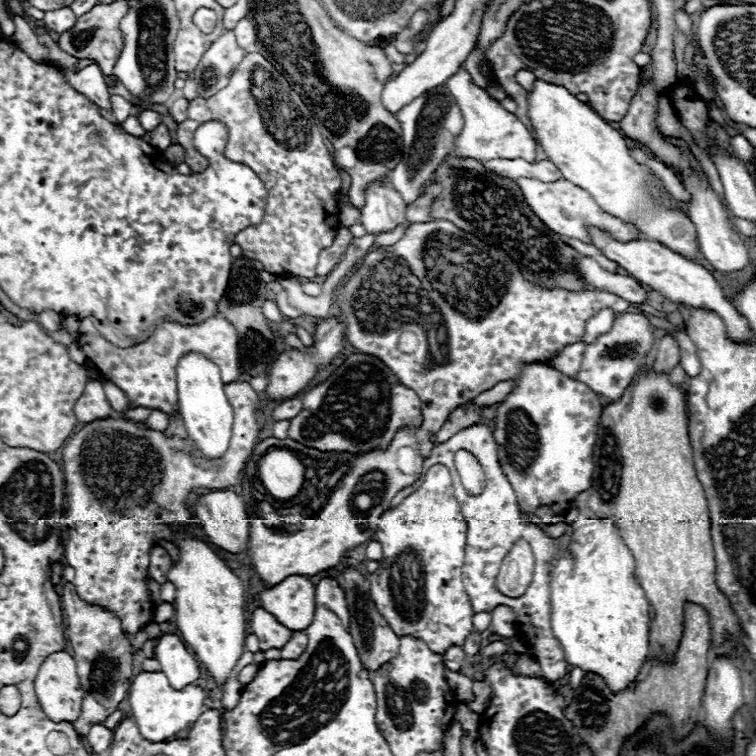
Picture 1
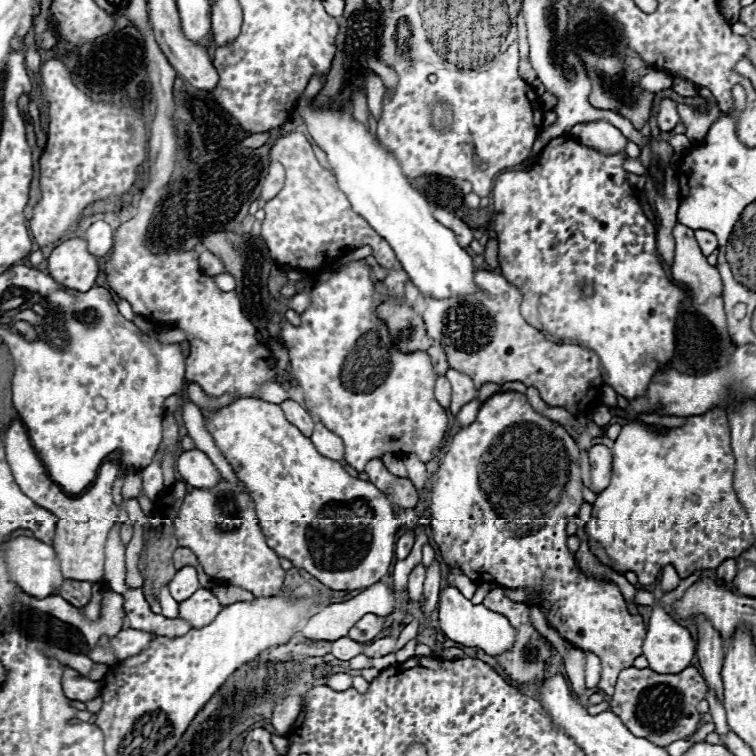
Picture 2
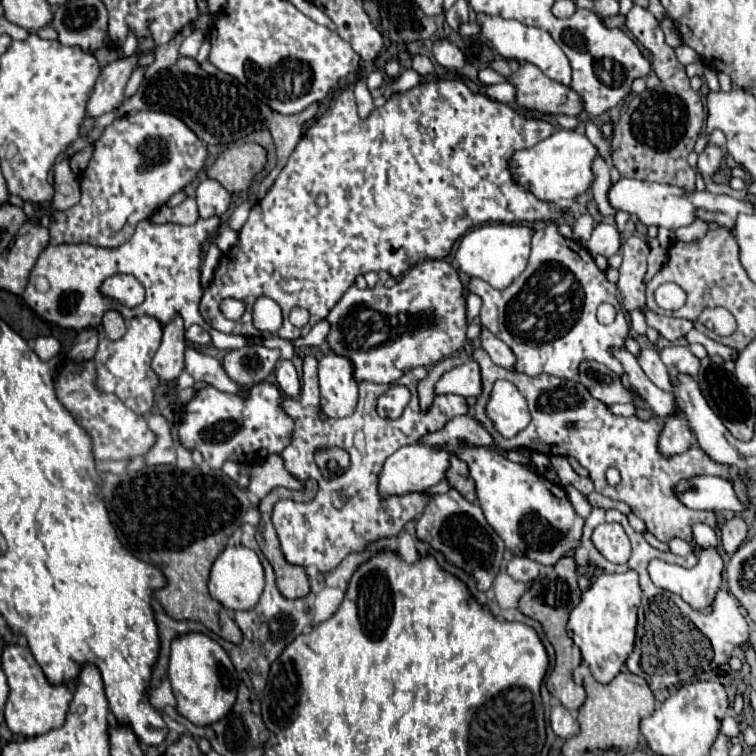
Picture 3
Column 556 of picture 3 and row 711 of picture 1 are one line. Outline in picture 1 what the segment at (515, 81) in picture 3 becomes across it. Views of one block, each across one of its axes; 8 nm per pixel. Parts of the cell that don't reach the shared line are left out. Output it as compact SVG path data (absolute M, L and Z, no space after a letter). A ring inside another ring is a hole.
M68 582L60 592L62 610L64 610L64 624L66 624L66 638L74 650L74 658L78 664L78 678L86 690L82 702L82 714L74 722L78 734L88 734L94 724L104 724L104 720L118 710L120 702L126 698L128 688L132 684L132 656L130 656L130 640L122 634L118 618L100 606L84 602L74 586Z

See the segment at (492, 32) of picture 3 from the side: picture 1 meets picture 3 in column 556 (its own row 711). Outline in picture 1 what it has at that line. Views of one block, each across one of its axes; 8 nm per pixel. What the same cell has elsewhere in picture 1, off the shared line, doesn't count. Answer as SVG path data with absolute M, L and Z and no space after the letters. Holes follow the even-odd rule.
M64 651L54 652L38 670L36 694L42 710L54 722L74 722L82 712L84 688L76 674L76 662Z

